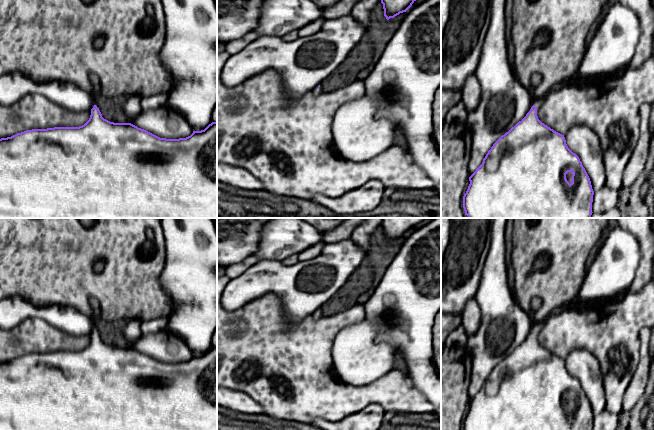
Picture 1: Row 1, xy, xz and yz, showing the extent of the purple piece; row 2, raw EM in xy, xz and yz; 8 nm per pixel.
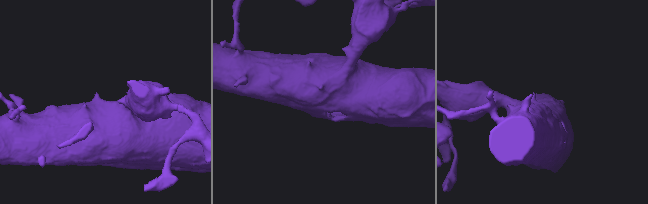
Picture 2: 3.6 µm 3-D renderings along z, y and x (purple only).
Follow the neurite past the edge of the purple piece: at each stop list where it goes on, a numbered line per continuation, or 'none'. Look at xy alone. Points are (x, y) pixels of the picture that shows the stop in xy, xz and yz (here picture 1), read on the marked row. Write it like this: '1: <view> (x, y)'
none

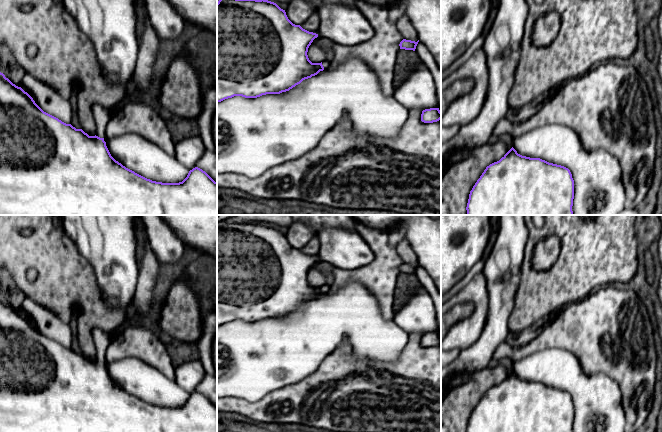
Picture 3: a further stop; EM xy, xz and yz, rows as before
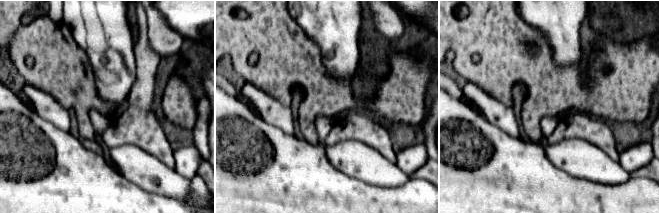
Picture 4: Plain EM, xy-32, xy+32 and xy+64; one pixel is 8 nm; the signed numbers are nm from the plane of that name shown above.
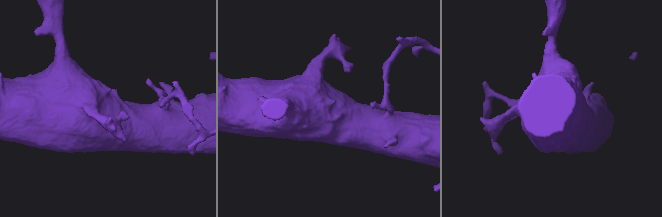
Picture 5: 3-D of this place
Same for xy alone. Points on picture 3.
1: xy (102, 114)

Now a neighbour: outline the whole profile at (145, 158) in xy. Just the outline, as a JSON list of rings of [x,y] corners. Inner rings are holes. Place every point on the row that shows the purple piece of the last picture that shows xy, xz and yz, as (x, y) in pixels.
[[[138,134],[107,138],[106,146],[116,161],[152,181],[179,183],[190,171],[175,156],[168,155],[156,144]]]

